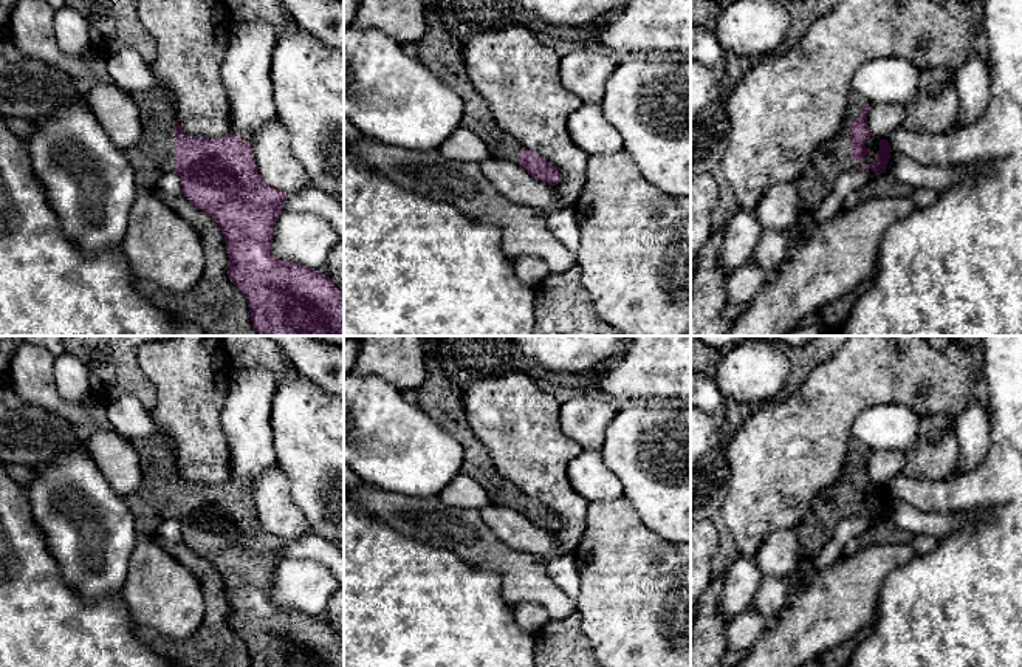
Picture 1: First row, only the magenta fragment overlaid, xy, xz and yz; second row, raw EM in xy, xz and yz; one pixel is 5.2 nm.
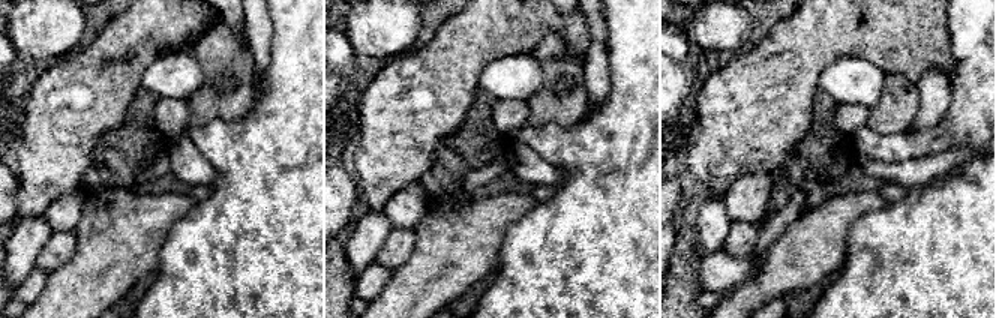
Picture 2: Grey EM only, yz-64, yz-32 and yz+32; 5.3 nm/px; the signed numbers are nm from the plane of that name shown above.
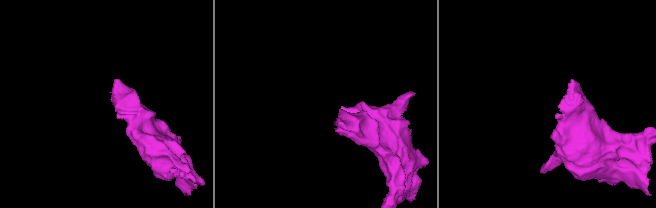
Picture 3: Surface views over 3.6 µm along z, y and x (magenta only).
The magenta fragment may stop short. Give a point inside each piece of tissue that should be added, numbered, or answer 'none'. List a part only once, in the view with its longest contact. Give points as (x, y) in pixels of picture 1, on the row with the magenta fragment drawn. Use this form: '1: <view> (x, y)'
1: yz (833, 158)

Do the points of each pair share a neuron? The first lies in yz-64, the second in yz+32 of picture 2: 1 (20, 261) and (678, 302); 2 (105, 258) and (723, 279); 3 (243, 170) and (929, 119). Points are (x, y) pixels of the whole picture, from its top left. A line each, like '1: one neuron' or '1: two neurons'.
1: two neurons
2: two neurons
3: two neurons

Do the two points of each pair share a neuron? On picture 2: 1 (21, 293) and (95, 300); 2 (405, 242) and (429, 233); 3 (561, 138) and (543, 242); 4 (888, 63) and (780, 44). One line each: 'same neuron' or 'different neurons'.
1: different neurons
2: different neurons
3: same neuron
4: same neuron

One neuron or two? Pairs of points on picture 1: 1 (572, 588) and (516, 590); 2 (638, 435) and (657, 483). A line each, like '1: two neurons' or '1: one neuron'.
1: two neurons
2: one neuron

